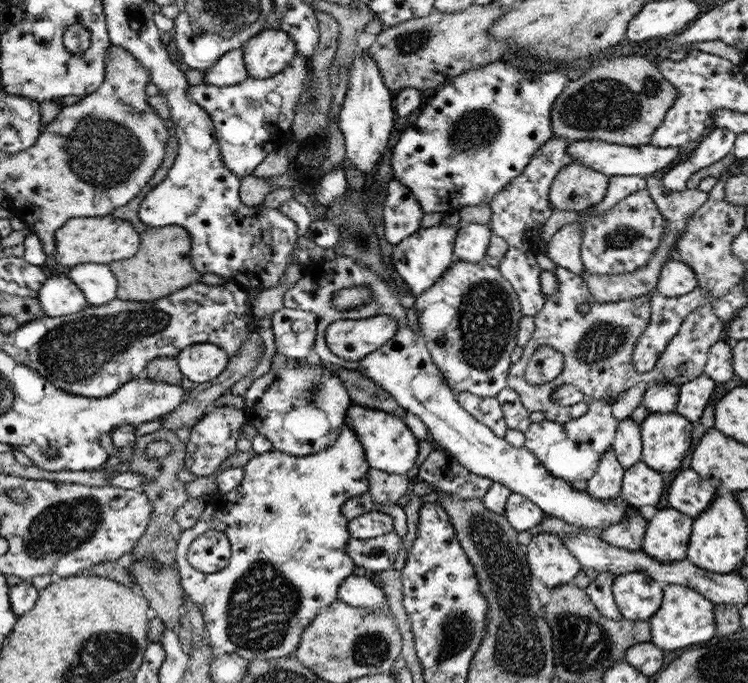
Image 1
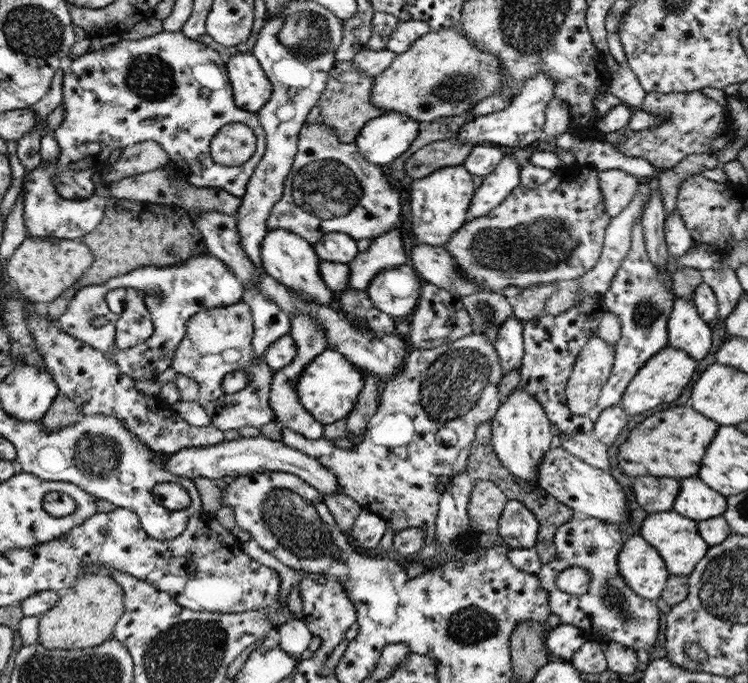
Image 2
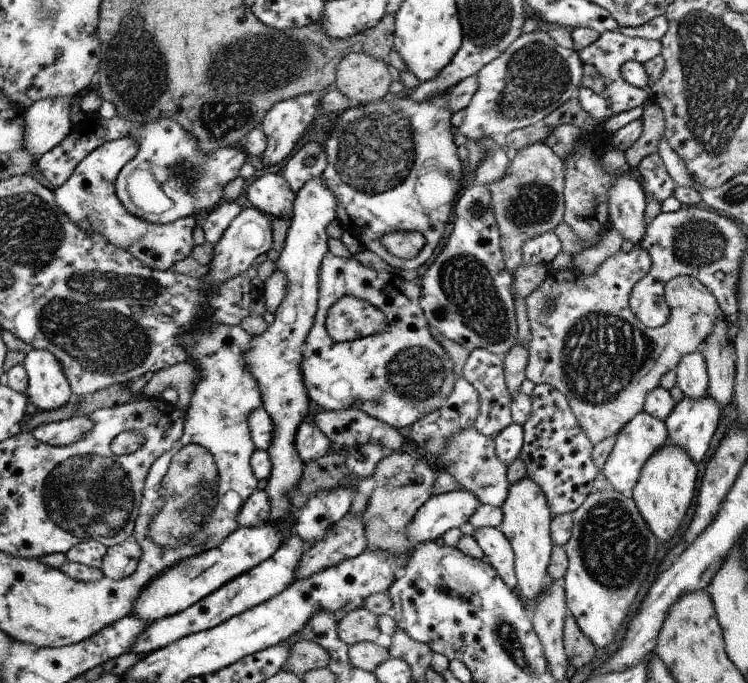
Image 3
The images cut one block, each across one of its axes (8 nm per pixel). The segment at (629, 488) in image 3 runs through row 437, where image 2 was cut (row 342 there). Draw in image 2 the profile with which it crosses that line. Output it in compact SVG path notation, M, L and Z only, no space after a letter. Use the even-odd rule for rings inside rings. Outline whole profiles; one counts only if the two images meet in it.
M640 212L632 228L630 253L618 268L608 293L601 299L601 305L604 306L605 310L618 316L620 323L622 323L622 330L620 330L620 340L614 345L616 354L610 378L604 383L598 402L588 414L593 421L597 419L602 410L612 408L612 406L620 406L622 394L624 394L630 381L638 374L638 370L643 368L643 365L650 358L653 358L654 354L667 348L667 320L672 312L675 298L672 292L673 272L681 266L688 266L701 271L712 269L716 267L718 261L722 260L723 256L722 253L706 244L694 244L693 248L684 254L684 257L680 259L670 257L666 270L654 268L646 253L642 218L643 214Z

